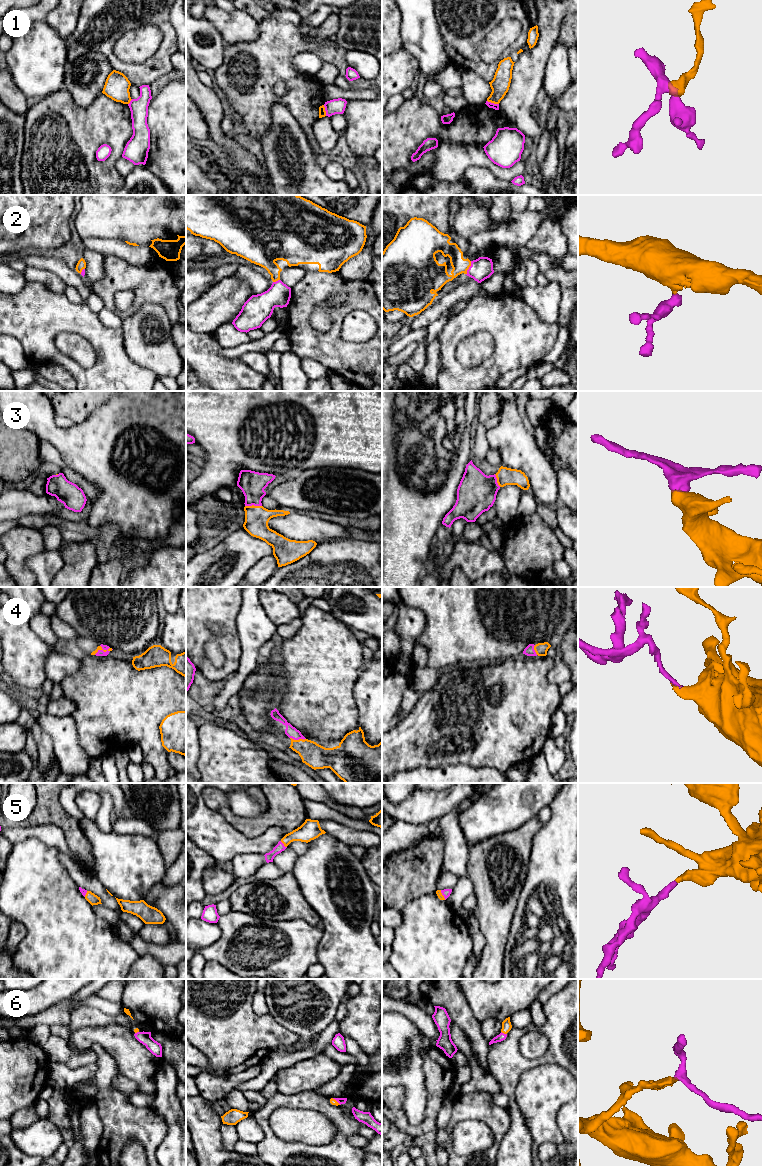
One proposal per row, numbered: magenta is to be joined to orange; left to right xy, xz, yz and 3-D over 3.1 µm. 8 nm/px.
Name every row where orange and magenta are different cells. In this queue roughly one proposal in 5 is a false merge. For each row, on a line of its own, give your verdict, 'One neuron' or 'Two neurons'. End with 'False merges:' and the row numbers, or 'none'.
1: Two neurons
2: One neuron
3: One neuron
4: One neuron
5: One neuron
6: One neuron
False merges: 1

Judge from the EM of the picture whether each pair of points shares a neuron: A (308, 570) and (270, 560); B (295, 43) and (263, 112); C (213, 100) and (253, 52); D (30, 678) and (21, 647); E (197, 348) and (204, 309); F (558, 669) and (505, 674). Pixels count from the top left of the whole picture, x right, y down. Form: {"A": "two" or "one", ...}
{"A": "two", "B": "one", "C": "two", "D": "one", "E": "two", "F": "two"}

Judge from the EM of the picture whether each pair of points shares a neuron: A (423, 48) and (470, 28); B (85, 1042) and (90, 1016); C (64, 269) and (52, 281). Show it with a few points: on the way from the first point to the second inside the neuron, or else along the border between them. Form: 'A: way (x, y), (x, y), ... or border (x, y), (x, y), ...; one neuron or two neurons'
A: border (435, 18), (443, 38), (447, 56), (452, 62); two neurons
B: border (111, 1023), (87, 1025), (77, 1028), (71, 1033); two neurons
C: border (35, 267), (53, 272), (66, 286); two neurons

